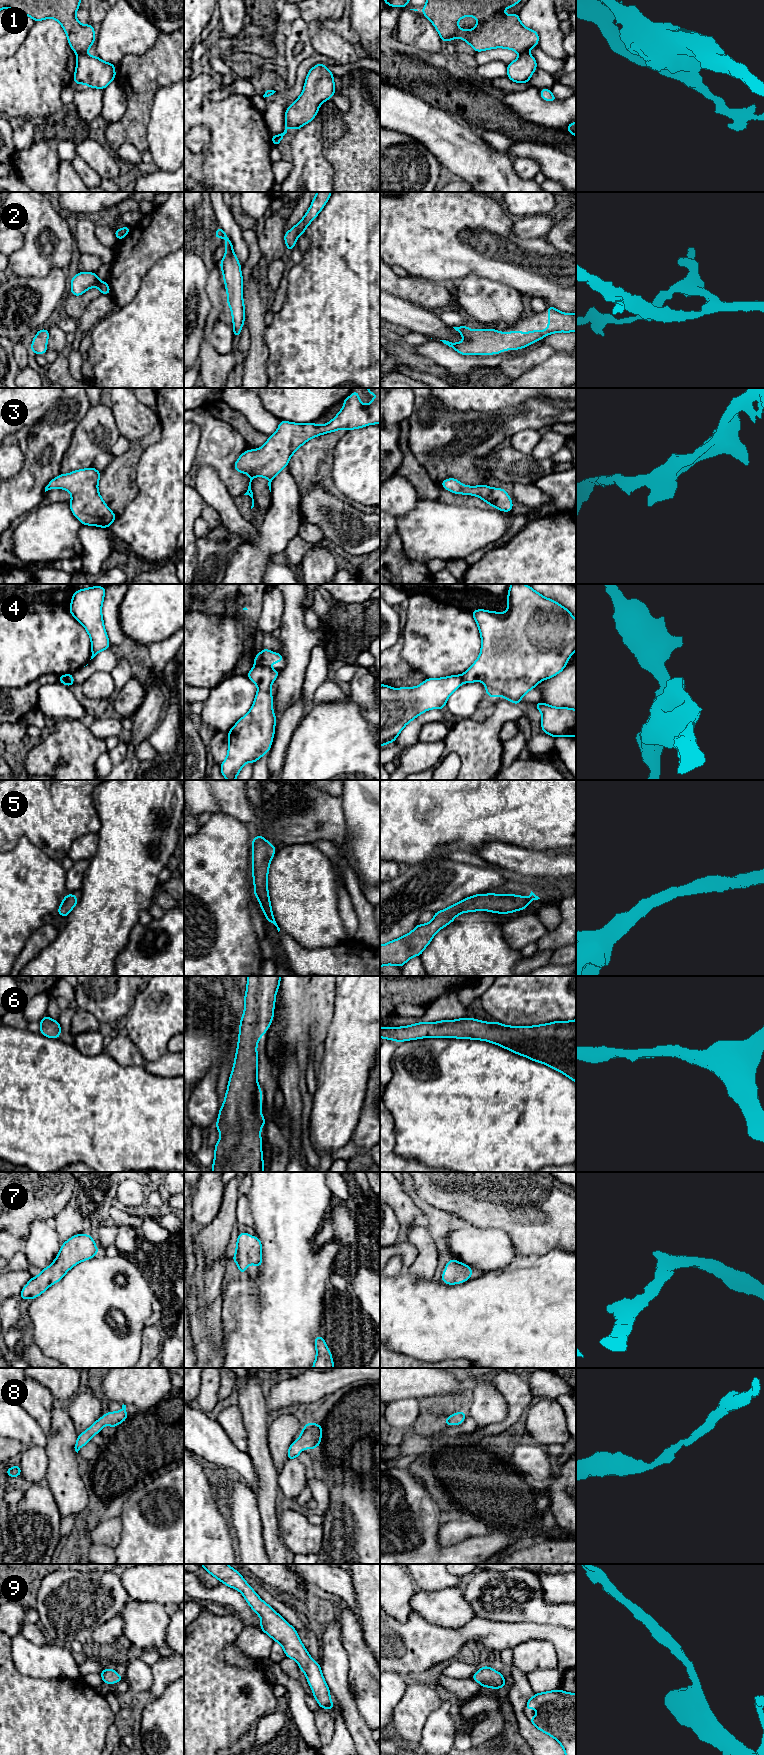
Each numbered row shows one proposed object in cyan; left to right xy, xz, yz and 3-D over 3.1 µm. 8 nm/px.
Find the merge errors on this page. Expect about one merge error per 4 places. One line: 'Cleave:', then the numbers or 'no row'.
Cleave: 1, 4

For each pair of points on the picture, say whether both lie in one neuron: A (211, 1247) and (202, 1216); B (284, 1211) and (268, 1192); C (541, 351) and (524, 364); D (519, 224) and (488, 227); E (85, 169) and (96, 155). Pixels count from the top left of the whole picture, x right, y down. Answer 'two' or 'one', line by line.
A: two
B: one
C: one
D: two
E: two

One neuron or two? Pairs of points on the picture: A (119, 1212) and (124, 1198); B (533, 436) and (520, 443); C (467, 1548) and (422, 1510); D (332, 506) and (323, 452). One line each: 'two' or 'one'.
A: two
B: one
C: one
D: two

